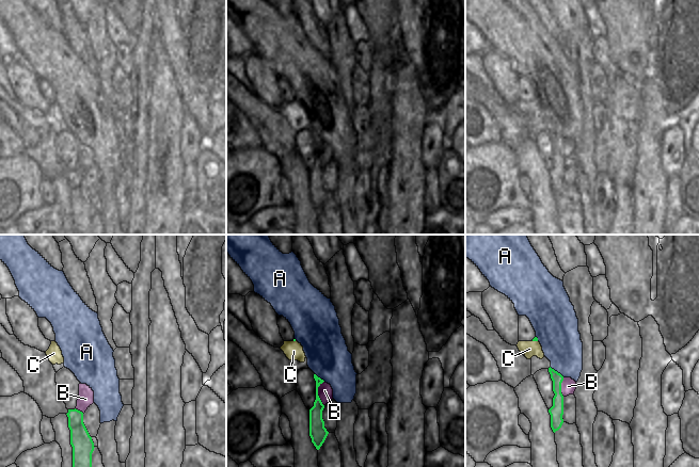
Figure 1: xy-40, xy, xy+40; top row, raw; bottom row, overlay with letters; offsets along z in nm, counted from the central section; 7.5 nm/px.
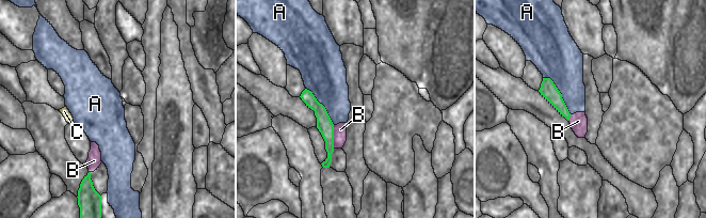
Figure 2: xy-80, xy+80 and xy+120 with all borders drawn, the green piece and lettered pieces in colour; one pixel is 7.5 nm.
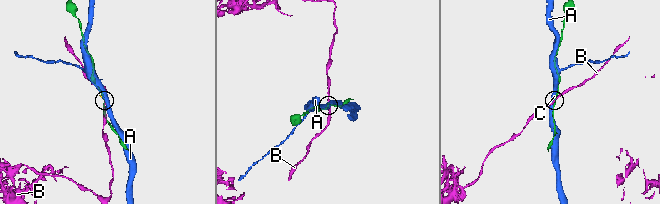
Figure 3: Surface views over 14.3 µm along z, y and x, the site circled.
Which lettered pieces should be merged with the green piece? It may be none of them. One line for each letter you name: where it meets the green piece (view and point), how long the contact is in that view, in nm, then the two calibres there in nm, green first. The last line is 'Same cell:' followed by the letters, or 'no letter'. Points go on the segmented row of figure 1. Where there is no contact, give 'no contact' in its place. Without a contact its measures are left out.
Same cell: no letter

